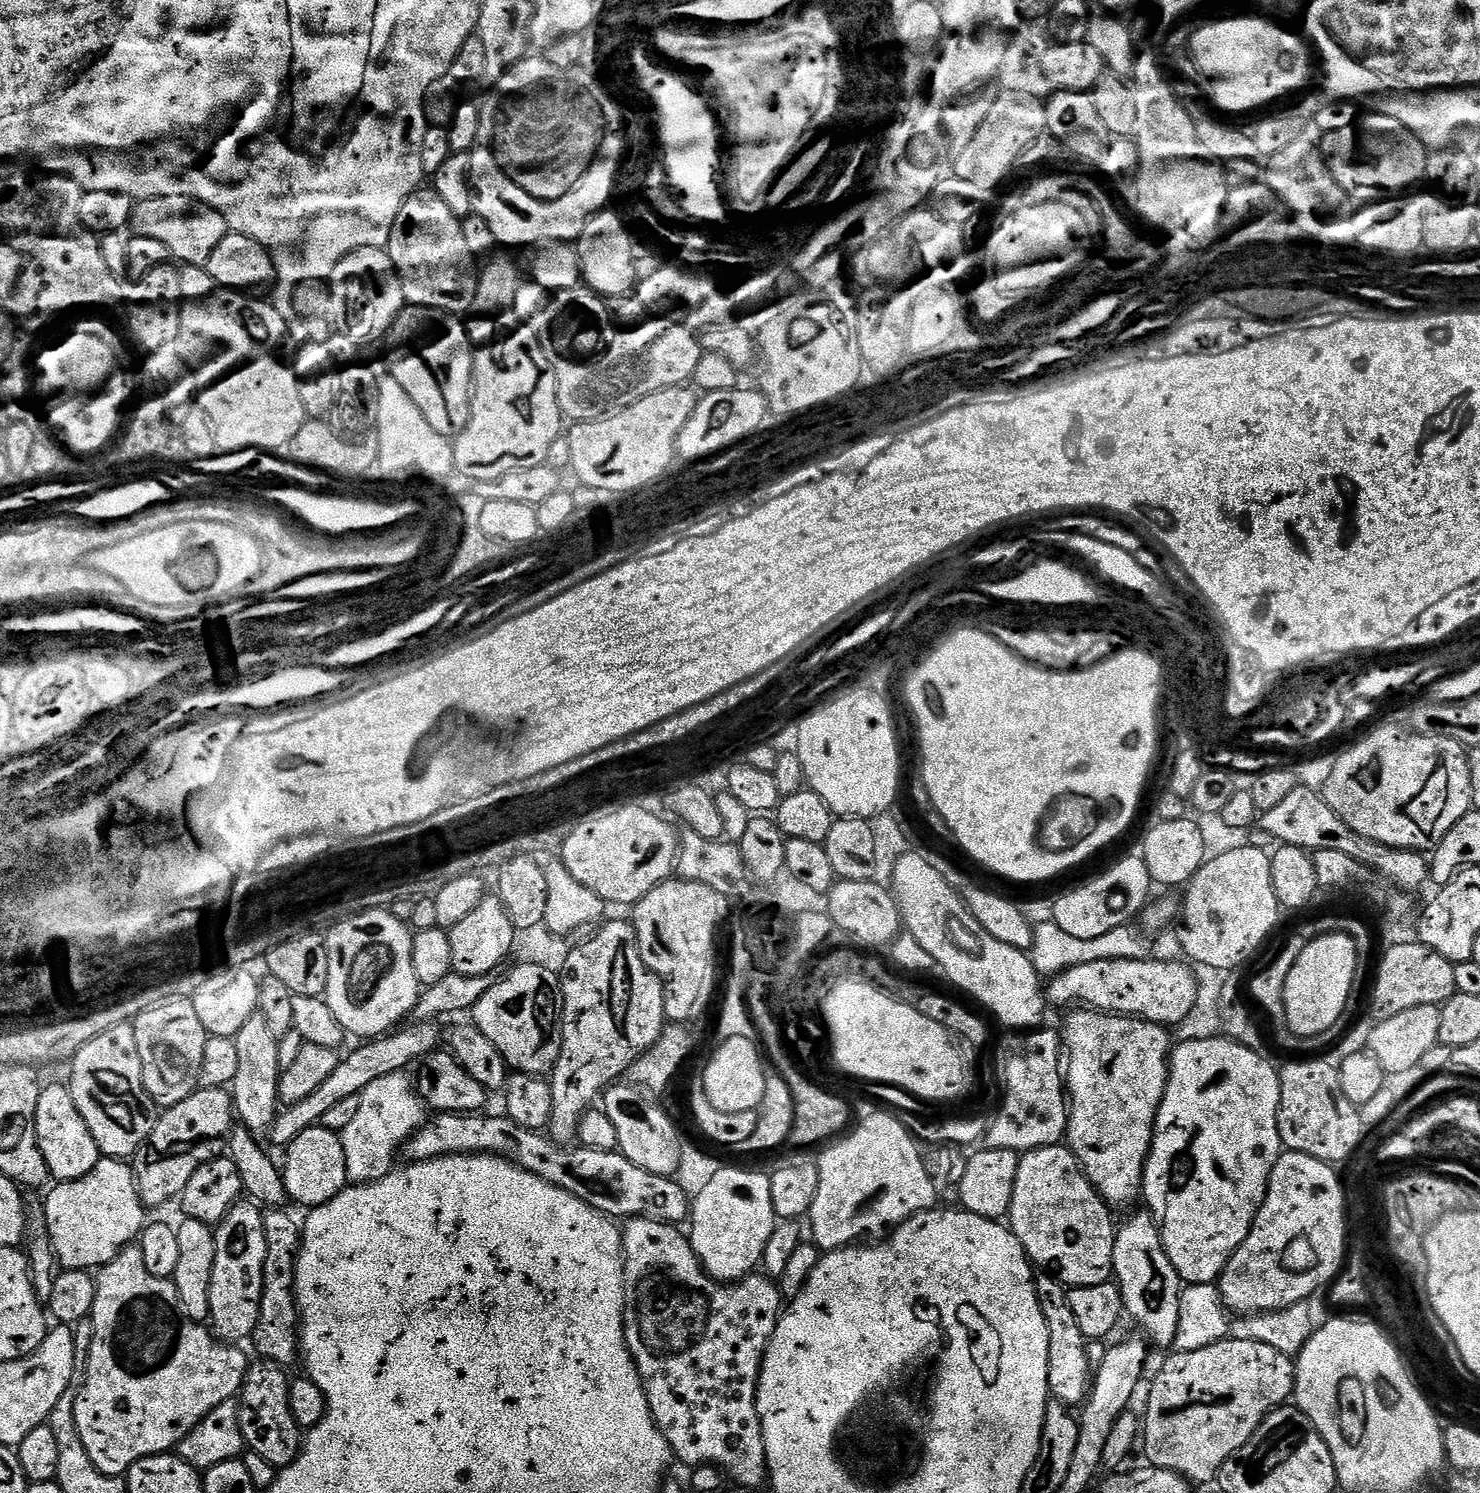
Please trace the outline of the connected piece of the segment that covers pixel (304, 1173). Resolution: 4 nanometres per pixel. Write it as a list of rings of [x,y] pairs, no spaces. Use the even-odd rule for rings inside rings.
[[[323,1126],[307,1128],[287,1145],[288,1157],[282,1160],[284,1185],[288,1199],[294,1205],[301,1204],[304,1210],[311,1210],[330,1202],[339,1192],[349,1187],[346,1174],[346,1150],[342,1150],[340,1133],[326,1130]]]

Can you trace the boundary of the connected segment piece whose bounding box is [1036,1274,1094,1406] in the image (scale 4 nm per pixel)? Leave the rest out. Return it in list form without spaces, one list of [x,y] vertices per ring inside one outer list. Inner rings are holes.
[[[1040,1274],[1036,1276],[1036,1293],[1038,1306],[1042,1306],[1042,1318],[1046,1318],[1046,1330],[1050,1330],[1049,1393],[1069,1406],[1083,1405],[1092,1386],[1094,1365],[1087,1360],[1089,1341],[1085,1340],[1082,1330],[1078,1330],[1078,1318],[1074,1318],[1074,1310],[1070,1310],[1068,1288],[1055,1277]]]

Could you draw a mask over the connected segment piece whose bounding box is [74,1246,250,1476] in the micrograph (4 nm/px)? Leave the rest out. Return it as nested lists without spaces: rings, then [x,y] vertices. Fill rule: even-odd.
[[[129,1246],[119,1252],[95,1277],[96,1297],[90,1317],[92,1345],[84,1386],[74,1406],[74,1422],[90,1462],[102,1474],[124,1476],[142,1458],[171,1453],[210,1410],[233,1399],[244,1387],[250,1356],[240,1349],[243,1347],[217,1338],[203,1323],[184,1315],[175,1284],[154,1278],[146,1270],[139,1247]]]

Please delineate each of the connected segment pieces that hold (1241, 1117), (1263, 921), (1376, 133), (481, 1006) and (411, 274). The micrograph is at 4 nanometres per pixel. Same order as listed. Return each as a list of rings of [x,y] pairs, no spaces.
[[[1215,1038],[1206,1041],[1186,1041],[1184,1039],[1181,1039],[1178,1044],[1179,1045],[1177,1046],[1177,1048],[1175,1045],[1175,1047],[1173,1047],[1170,1052],[1170,1059],[1168,1062],[1168,1085],[1166,1086],[1165,1096],[1162,1098],[1161,1105],[1159,1106],[1159,1110],[1157,1112],[1156,1127],[1153,1130],[1152,1148],[1149,1150],[1148,1160],[1145,1162],[1143,1181],[1144,1193],[1142,1196],[1142,1200],[1143,1203],[1148,1203],[1145,1204],[1147,1211],[1152,1213],[1152,1218],[1156,1221],[1156,1227],[1160,1230],[1160,1241],[1162,1242],[1162,1246],[1166,1250],[1166,1254],[1170,1258],[1170,1262],[1174,1262],[1174,1270],[1178,1270],[1181,1281],[1183,1281],[1185,1285],[1216,1284],[1217,1281],[1219,1281],[1220,1276],[1224,1272],[1224,1267],[1227,1266],[1227,1264],[1230,1262],[1230,1258],[1238,1250],[1238,1246],[1242,1246],[1242,1242],[1246,1238],[1246,1234],[1250,1234],[1254,1218],[1258,1214],[1258,1210],[1262,1206],[1262,1202],[1266,1198],[1266,1194],[1268,1193],[1270,1174],[1274,1170],[1274,1166],[1278,1162],[1278,1158],[1280,1157],[1280,1153],[1282,1151],[1282,1145],[1280,1142],[1280,1131],[1278,1130],[1278,1110],[1280,1109],[1281,1104],[1281,1080],[1277,1065],[1272,1065],[1271,1063],[1273,1061],[1269,1059],[1269,1057],[1260,1056],[1254,1050],[1250,1050],[1246,1046],[1242,1046],[1241,1044],[1239,1044],[1238,1042],[1234,1042],[1233,1040],[1227,1038]]]
[[[1239,846],[1220,858],[1205,860],[1187,885],[1188,893],[1182,896],[1182,920],[1184,925],[1178,928],[1182,950],[1193,965],[1202,963],[1236,970],[1239,964],[1248,960],[1251,952],[1260,948],[1260,943],[1271,934],[1280,920],[1282,909],[1274,894],[1274,878],[1270,874],[1271,855],[1262,848]]]
[[[1379,114],[1361,115],[1354,126],[1327,133],[1322,151],[1330,174],[1348,199],[1361,205],[1375,204],[1377,200],[1400,198],[1407,188],[1424,180],[1429,149],[1398,118]]]
[[[520,962],[479,999],[470,1014],[476,1028],[498,1047],[513,1071],[547,1075],[561,1053],[564,1014],[559,973],[534,963]]]
[[[421,187],[404,200],[386,251],[400,275],[404,298],[409,305],[430,308],[433,312],[471,313],[476,301],[478,264],[462,235],[461,217],[456,216],[431,187]]]

